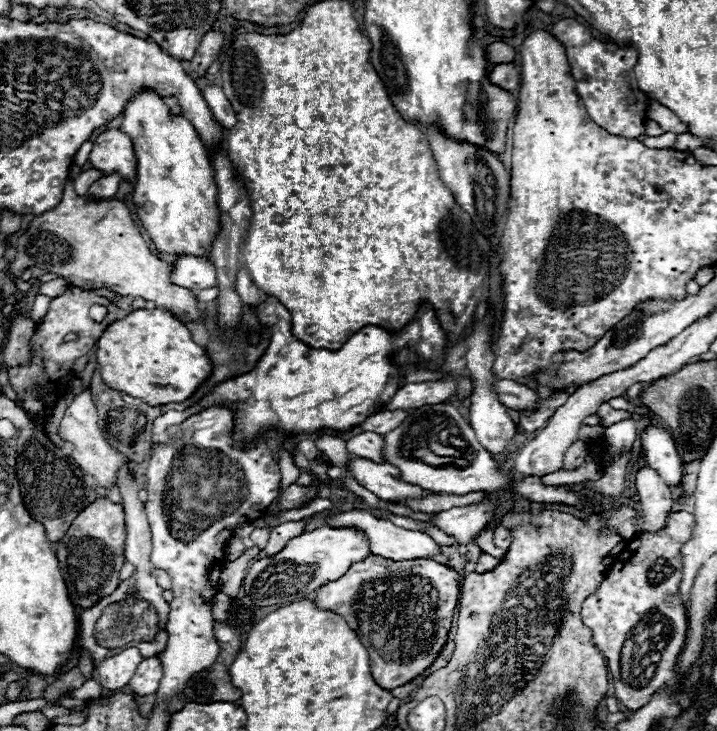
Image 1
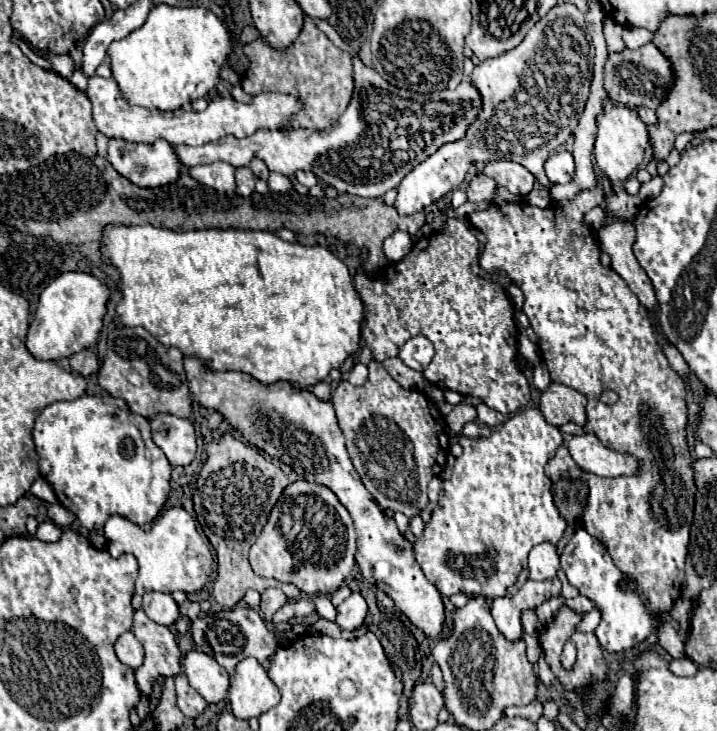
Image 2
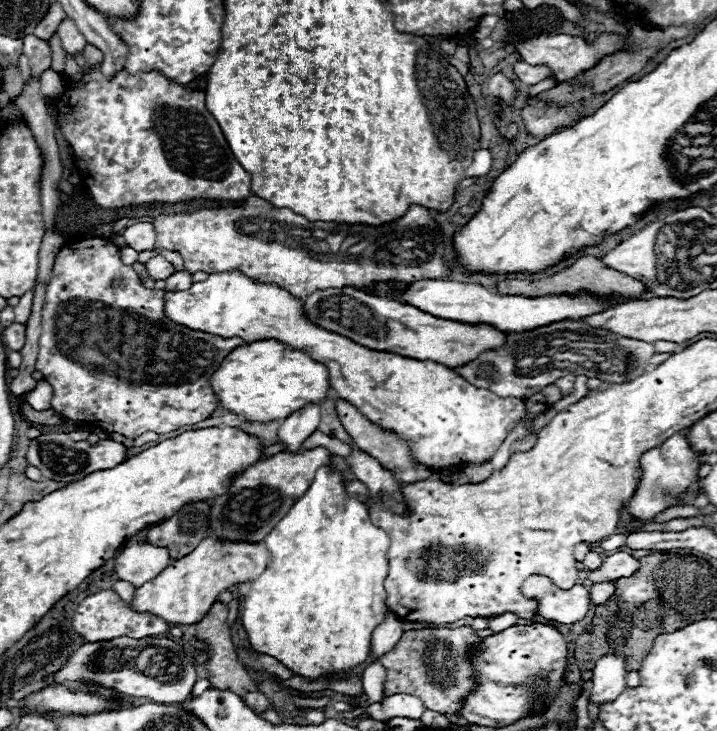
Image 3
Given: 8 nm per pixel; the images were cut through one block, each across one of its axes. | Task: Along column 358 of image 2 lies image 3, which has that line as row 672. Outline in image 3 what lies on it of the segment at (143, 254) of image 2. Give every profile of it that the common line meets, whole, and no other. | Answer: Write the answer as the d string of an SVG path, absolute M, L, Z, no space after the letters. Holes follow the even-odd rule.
M330 466L318 468L312 486L302 494L302 498L296 500L296 504L290 508L290 512L266 536L264 544L266 544L266 550L270 552L272 560L268 562L268 566L264 568L264 572L250 584L250 592L244 598L242 624L244 624L246 632L248 632L248 640L250 640L252 648L256 652L260 652L260 654L268 654L268 656L278 658L292 672L296 672L298 676L310 678L310 680L316 680L318 676L332 676L332 678L336 678L336 676L342 676L342 674L350 672L358 664L362 664L368 658L368 654L370 654L370 636L372 636L372 630L384 620L384 616L388 612L386 590L384 590L384 578L386 578L386 570L388 570L388 564L386 564L388 534L372 524L370 514L368 514L368 506L364 502L360 502L356 496L348 496L344 484L346 484L346 478L336 468L330 468Z

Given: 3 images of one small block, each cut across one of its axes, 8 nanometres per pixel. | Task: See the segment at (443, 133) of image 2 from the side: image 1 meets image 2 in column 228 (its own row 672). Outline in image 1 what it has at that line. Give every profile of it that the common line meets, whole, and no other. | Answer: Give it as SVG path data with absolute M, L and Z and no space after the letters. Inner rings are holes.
M144 658L142 664L138 664L138 672L132 676L128 690L134 696L148 696L154 694L162 680L162 666L158 658Z

